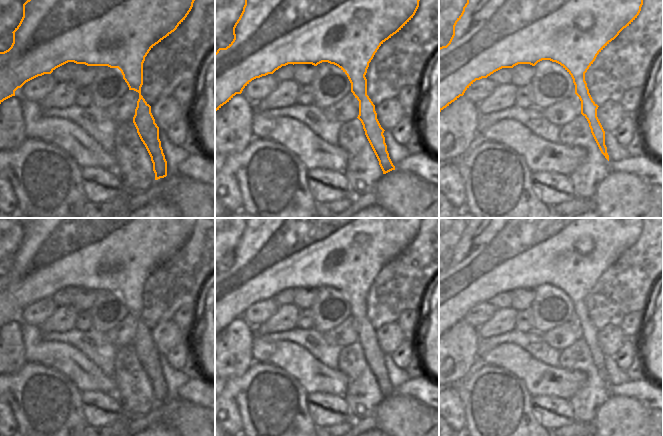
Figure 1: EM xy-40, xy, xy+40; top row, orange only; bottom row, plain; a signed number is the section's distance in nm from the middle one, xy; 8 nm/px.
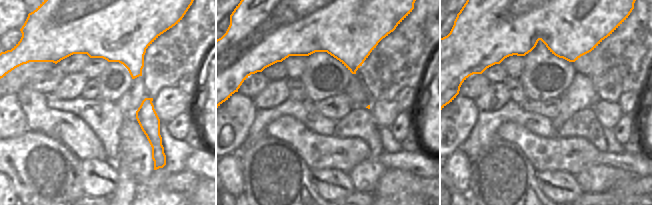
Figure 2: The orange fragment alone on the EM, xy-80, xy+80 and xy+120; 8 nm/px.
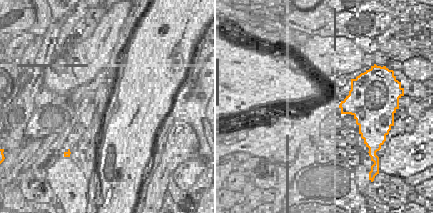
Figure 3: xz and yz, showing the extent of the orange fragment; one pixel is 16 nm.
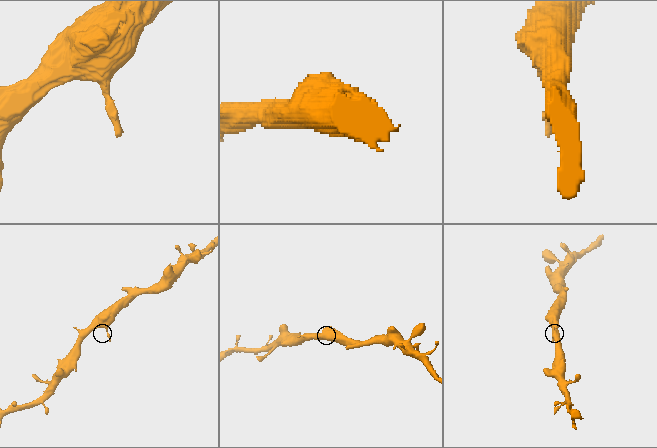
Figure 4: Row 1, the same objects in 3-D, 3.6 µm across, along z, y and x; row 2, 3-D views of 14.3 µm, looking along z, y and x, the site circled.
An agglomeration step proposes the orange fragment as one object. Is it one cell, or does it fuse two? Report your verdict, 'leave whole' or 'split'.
leave whole

